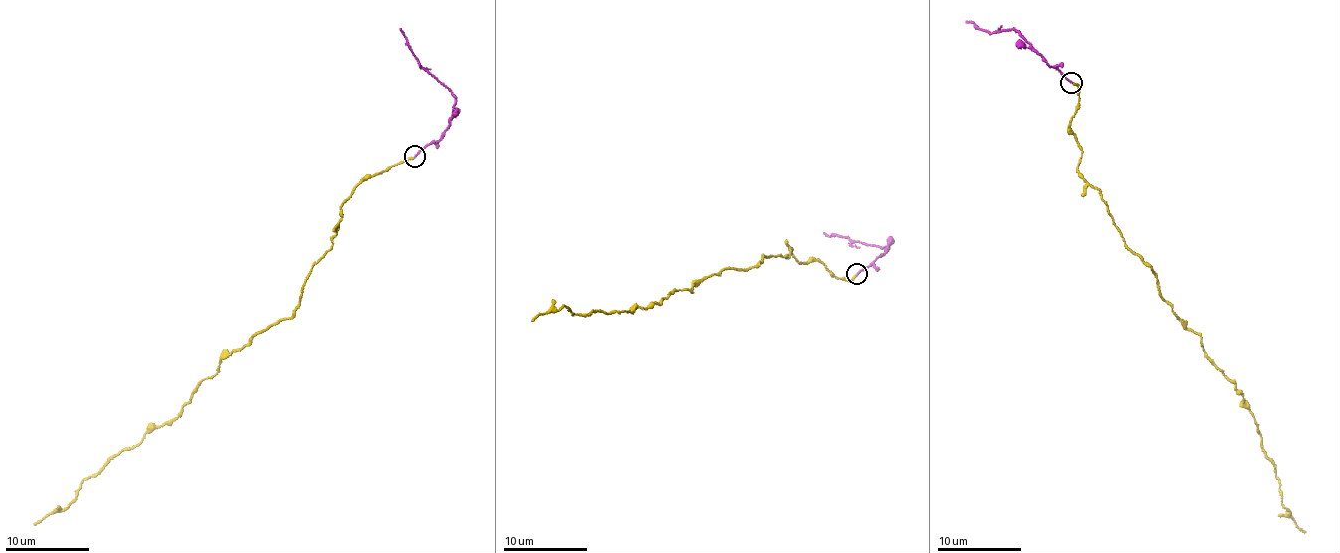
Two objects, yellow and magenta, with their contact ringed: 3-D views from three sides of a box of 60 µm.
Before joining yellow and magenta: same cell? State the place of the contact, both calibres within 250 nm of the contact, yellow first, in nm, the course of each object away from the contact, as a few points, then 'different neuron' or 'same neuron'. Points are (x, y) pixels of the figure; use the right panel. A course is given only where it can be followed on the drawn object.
place (1071, 82); calibres 200 and 170 nm; course yellow (1071, 83), (1077, 169), (1241, 394), (1285, 508), (1305, 533); course magenta (1071, 83), (1043, 60), (1018, 32), (1011, 29), (996, 34), (966, 21); same neuron

